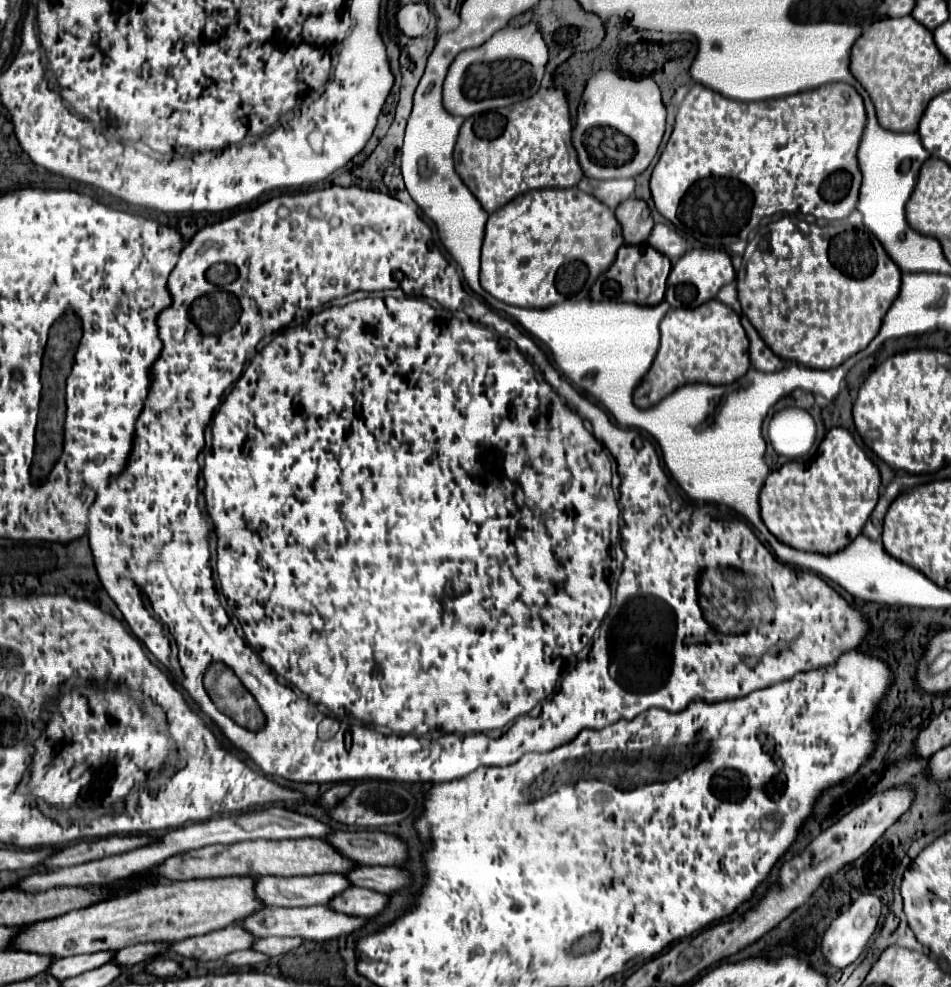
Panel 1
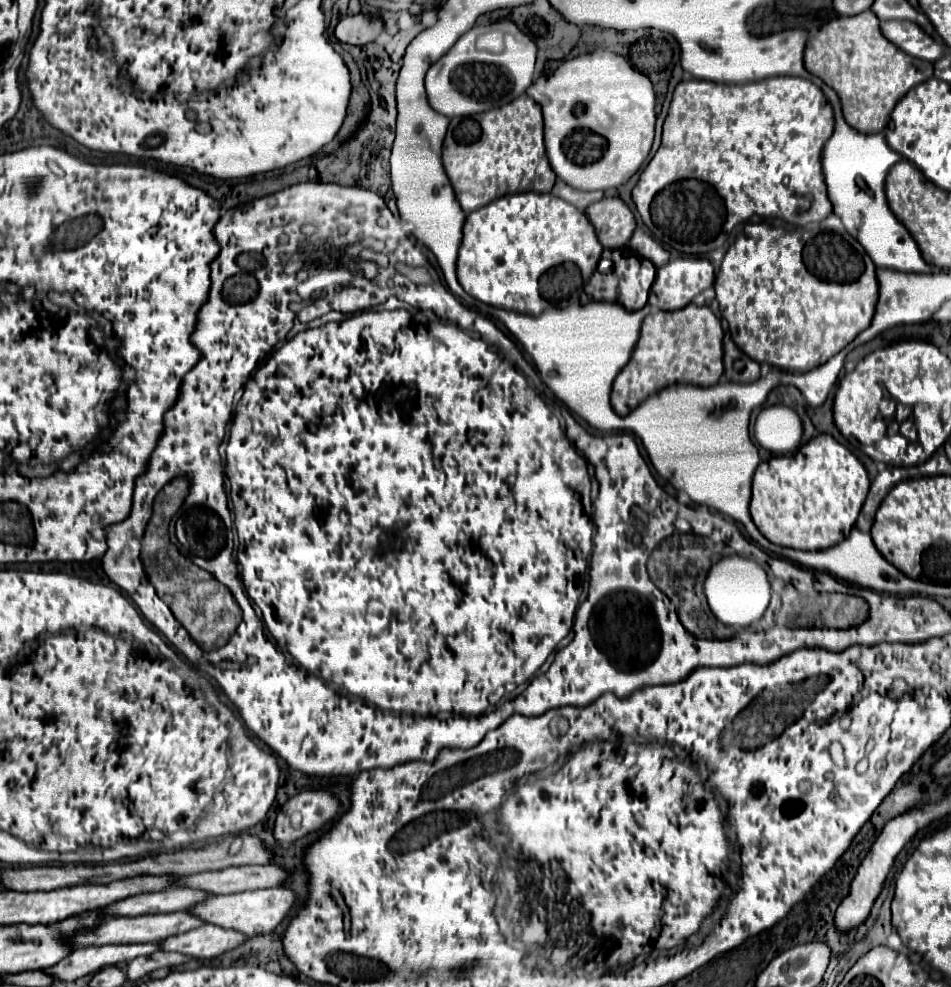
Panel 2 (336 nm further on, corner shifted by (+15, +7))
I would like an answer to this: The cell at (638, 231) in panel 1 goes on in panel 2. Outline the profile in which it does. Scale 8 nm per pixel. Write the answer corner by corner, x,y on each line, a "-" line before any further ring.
603,198
591,204
585,214
603,248
623,248
635,230
633,212
621,198

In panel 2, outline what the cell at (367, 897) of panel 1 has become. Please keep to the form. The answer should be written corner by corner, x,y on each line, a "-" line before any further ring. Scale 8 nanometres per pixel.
263,888
263,890
251,890
251,892
239,892
229,896
211,896
205,900
205,904
197,904
197,908
191,908
193,914
203,916
205,922
239,930
247,936
261,936
273,932
283,918
291,912
291,908
297,902
297,894
291,888

